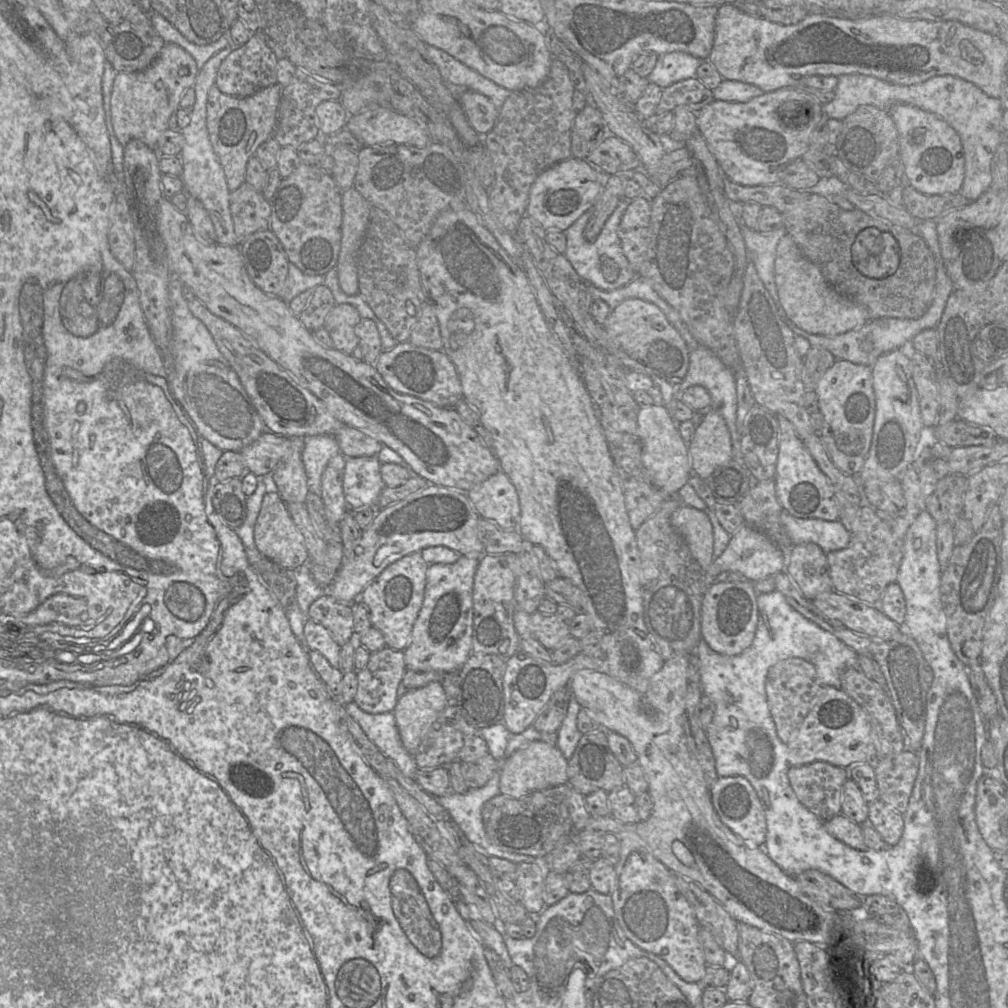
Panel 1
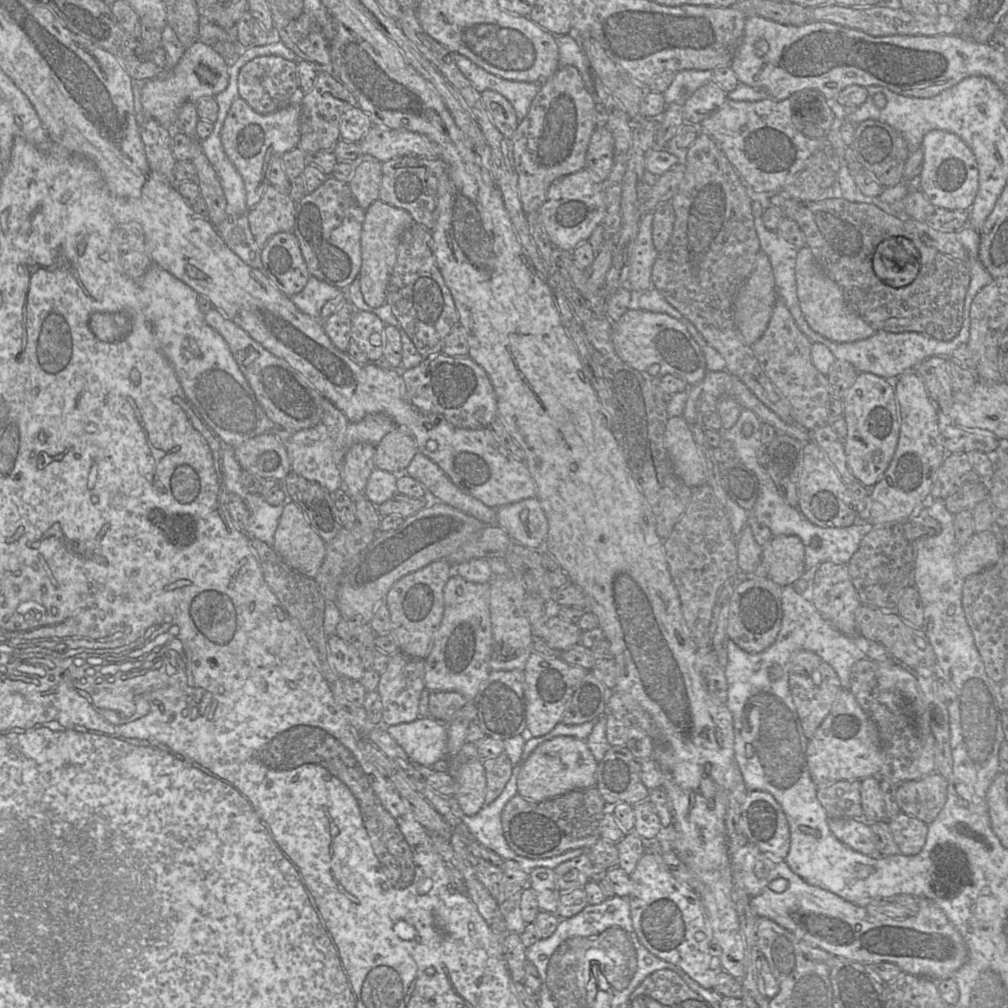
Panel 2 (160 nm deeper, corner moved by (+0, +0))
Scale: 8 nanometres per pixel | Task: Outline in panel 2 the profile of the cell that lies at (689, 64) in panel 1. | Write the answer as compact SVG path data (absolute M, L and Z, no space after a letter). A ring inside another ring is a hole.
M683 70L674 74L671 84L662 95L667 105L683 106L698 88L709 81L712 81L712 71Z

